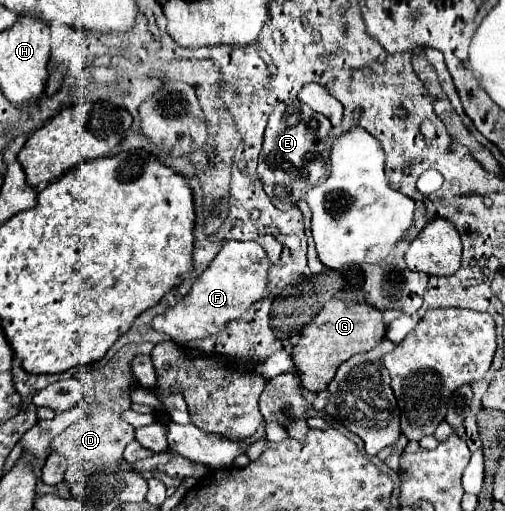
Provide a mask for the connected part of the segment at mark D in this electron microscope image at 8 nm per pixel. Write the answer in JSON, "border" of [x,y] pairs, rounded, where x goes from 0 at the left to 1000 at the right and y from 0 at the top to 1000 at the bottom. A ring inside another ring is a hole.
{"border":[[[279,669],[279,673],[248,673],[208,716],[152,728],[149,740],[160,744],[168,771],[160,779],[160,795],[172,798],[172,818],[149,826],[137,834],[117,857],[109,857],[105,877],[113,888],[129,892],[133,900],[133,924],[129,924],[129,943],[160,943],[188,920],[208,920],[208,916],[255,916],[244,908],[244,881],[248,873],[267,857],[267,838],[248,830],[240,822],[240,806],[255,802],[259,795],[259,763],[263,755],[271,759],[271,744],[263,740],[259,728],[259,708],[271,693],[299,693],[303,669]]]}

